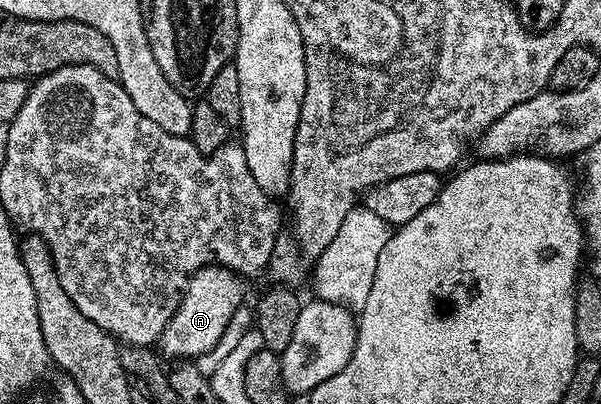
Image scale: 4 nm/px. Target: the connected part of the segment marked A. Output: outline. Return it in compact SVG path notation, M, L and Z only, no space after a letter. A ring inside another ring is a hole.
M205 266L203 270L196 271L178 302L172 320L168 320L164 332L158 337L156 346L161 357L166 360L197 360L204 352L211 350L220 336L224 336L234 313L243 309L242 282L239 275L225 266Z

